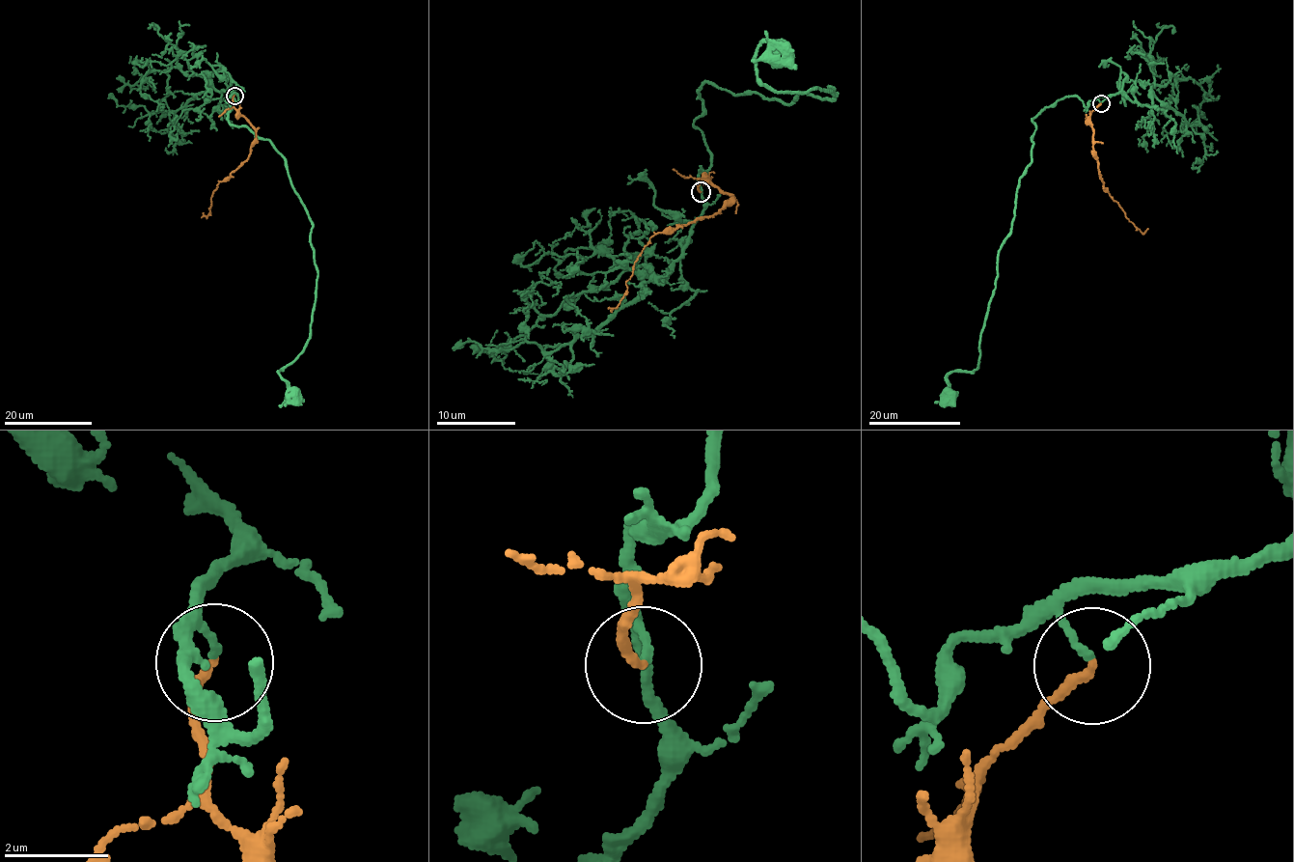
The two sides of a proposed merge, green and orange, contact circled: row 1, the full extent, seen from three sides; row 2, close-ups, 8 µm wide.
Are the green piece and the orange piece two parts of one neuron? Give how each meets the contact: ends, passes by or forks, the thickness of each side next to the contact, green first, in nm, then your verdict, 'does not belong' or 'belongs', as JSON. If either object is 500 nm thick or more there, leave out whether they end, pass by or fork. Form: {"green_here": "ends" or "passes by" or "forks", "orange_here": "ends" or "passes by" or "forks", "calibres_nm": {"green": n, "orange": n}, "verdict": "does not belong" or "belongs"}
{"green_here": "ends", "orange_here": "ends", "calibres_nm": {"green": 120, "orange": 180}, "verdict": "does not belong"}

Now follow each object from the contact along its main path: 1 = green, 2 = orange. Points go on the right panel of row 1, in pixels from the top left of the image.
1: (1100, 102), (1085, 106), (1065, 96), (1032, 120), (1031, 162), (999, 252), (977, 367), (947, 376), (952, 405)
2: (1100, 103), (1090, 115), (1093, 156), (1103, 186), (1127, 218), (1144, 233)

